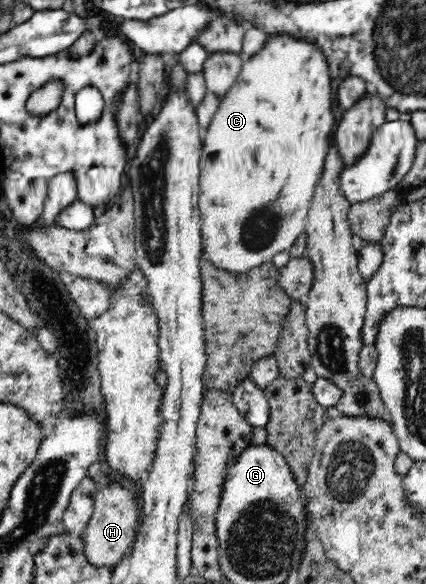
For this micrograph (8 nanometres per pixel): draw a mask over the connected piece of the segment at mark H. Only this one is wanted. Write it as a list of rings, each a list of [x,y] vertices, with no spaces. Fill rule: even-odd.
[[[124,481],[109,482],[99,490],[88,527],[81,534],[84,540],[84,554],[89,563],[96,566],[114,567],[136,541],[140,521],[140,503],[142,500],[134,494],[132,488],[126,488]]]

